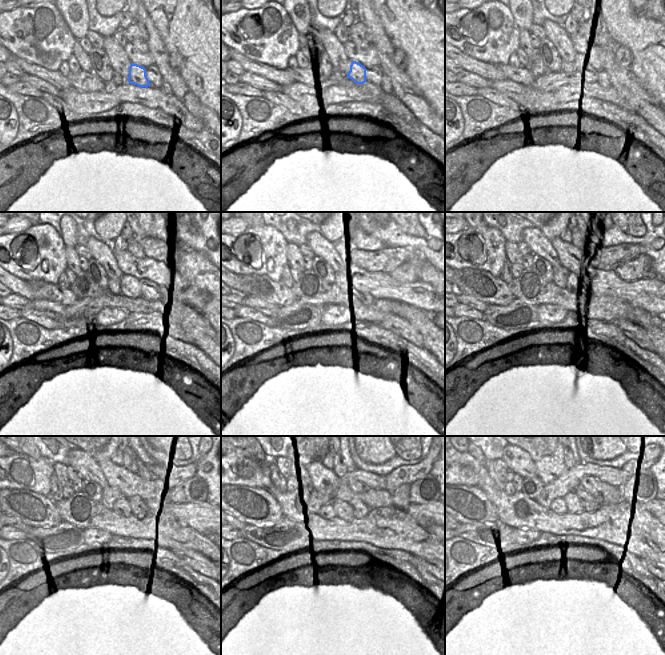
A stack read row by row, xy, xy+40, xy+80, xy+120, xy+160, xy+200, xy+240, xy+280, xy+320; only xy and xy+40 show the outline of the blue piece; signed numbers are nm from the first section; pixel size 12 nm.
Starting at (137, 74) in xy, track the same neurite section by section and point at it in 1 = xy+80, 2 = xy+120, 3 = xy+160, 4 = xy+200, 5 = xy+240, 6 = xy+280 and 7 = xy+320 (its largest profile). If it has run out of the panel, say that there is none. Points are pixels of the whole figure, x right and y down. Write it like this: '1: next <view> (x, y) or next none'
1: next xy+80 (579, 68)
2: next xy+120 (126, 283)
3: next xy+160 (350, 282)
4: next xy+200 (572, 283)
5: next xy+240 (121, 507)
6: next xy+280 (343, 510)
7: next xy+320 (558, 505)

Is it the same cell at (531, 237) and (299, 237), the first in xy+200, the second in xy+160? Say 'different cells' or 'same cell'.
different cells

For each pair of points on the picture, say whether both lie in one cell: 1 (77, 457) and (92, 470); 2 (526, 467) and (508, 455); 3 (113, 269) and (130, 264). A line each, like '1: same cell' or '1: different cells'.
1: same cell
2: same cell
3: different cells

